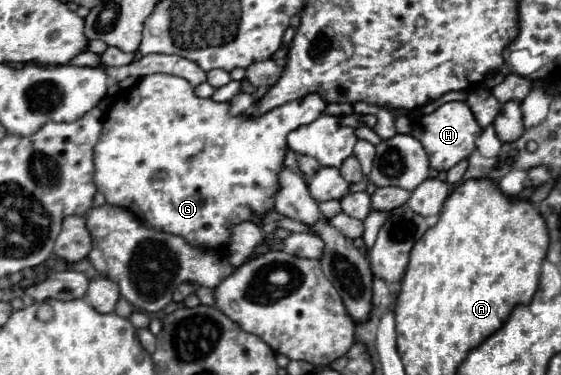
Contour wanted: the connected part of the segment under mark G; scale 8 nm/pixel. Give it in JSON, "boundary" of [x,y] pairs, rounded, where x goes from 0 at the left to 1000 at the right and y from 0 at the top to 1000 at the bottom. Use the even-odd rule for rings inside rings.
{"boundary":[[[275,195],[267,205],[253,205],[239,232],[228,237],[228,248],[214,243],[200,264],[200,280],[196,280],[189,317],[185,317],[185,333],[182,333],[178,371],[168,387],[168,451],[171,451],[168,488],[171,488],[175,509],[189,525],[189,541],[228,557],[257,600],[267,600],[271,611],[296,616],[307,627],[321,627],[346,659],[360,659],[360,664],[374,664],[374,669],[399,669],[406,659],[406,643],[410,643],[410,600],[424,600],[435,589],[449,589],[456,600],[467,600],[471,579],[481,563],[488,563],[488,515],[496,509],[496,461],[503,456],[503,419],[510,419],[510,397],[513,397],[510,360],[517,349],[567,317],[578,301],[578,291],[581,291],[581,269],[570,253],[549,253],[542,264],[499,280],[496,291],[481,291],[481,301],[471,301],[467,312],[446,312],[439,301],[414,312],[410,275],[385,275],[378,264],[349,259],[346,232],[332,211],[310,205],[310,200],[292,200],[292,195]]]}

